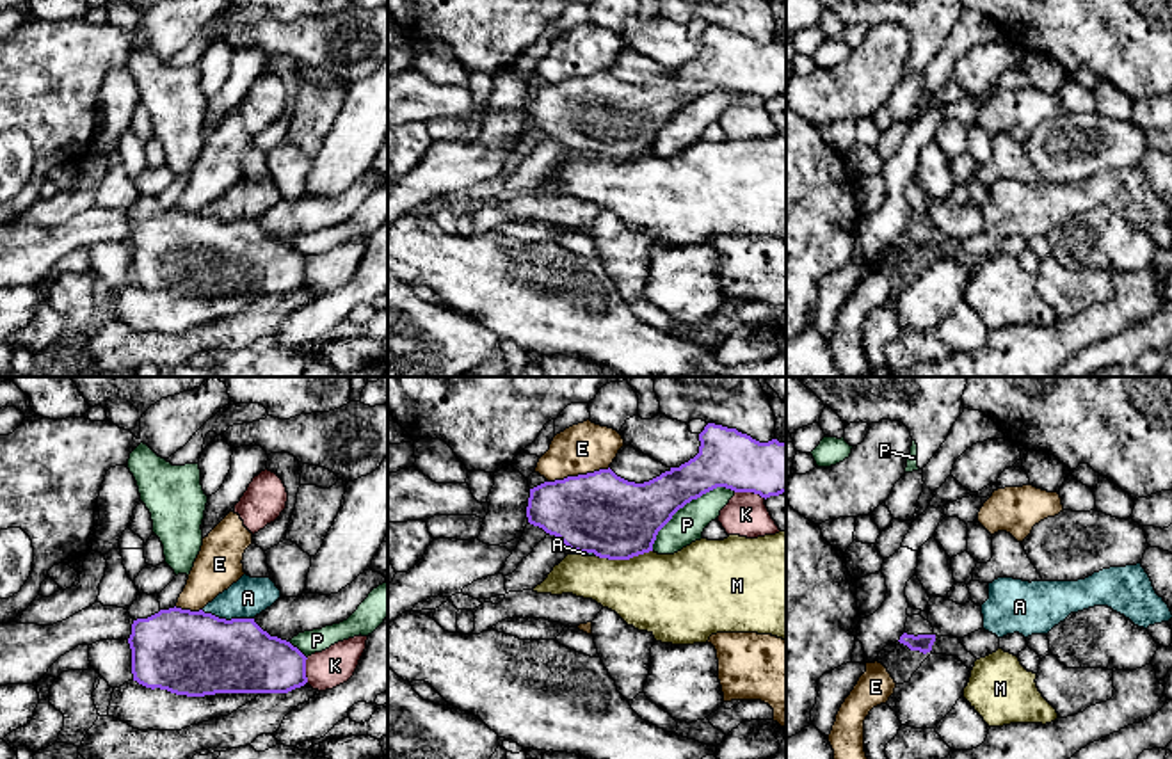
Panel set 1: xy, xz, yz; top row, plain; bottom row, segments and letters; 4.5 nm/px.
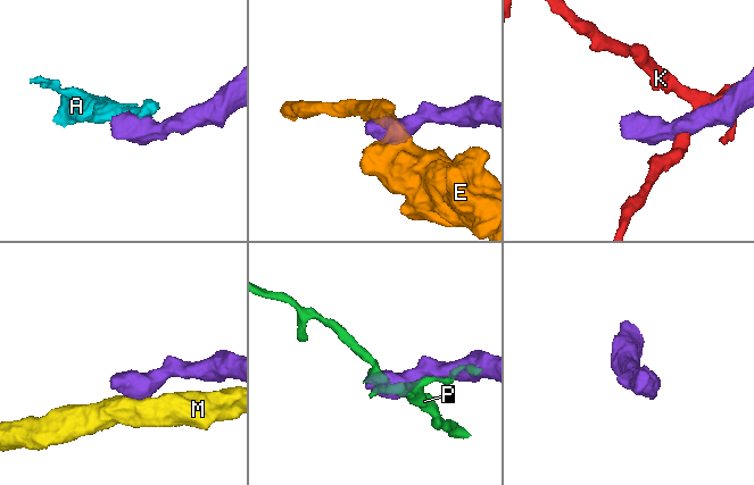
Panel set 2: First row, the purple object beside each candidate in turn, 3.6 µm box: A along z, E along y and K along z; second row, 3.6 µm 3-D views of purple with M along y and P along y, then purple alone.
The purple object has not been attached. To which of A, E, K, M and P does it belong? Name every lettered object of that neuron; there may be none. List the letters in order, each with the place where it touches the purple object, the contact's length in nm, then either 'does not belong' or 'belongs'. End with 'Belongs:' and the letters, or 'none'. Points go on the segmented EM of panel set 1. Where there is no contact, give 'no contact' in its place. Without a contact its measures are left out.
A: contact xy (228, 621); length 240 nm; does not belong
E: contact xz (578, 475); length 280 nm; does not belong
K: contact xz (751, 491); length 150 nm; does not belong
M: contact xz (623, 559); length 260 nm; does not belong
P: contact xz (687, 502); length 460 nm; does not belong
Belongs: none

